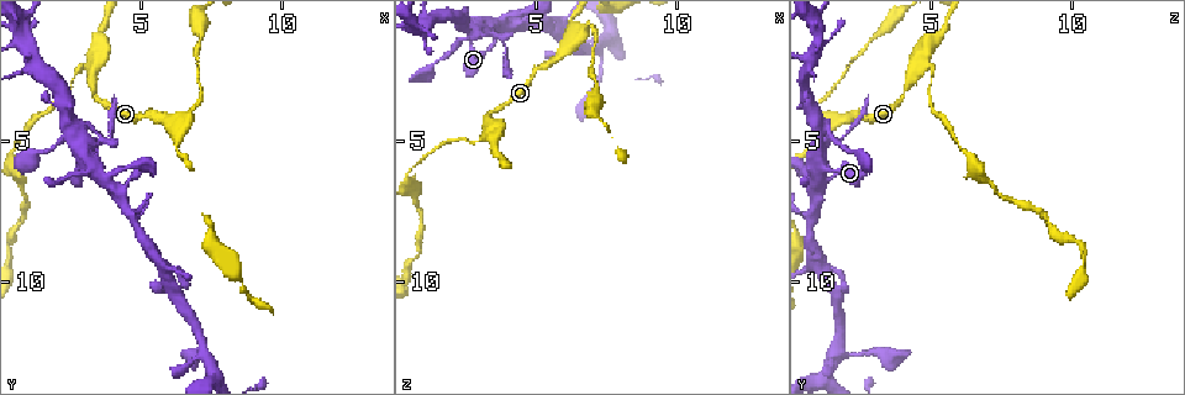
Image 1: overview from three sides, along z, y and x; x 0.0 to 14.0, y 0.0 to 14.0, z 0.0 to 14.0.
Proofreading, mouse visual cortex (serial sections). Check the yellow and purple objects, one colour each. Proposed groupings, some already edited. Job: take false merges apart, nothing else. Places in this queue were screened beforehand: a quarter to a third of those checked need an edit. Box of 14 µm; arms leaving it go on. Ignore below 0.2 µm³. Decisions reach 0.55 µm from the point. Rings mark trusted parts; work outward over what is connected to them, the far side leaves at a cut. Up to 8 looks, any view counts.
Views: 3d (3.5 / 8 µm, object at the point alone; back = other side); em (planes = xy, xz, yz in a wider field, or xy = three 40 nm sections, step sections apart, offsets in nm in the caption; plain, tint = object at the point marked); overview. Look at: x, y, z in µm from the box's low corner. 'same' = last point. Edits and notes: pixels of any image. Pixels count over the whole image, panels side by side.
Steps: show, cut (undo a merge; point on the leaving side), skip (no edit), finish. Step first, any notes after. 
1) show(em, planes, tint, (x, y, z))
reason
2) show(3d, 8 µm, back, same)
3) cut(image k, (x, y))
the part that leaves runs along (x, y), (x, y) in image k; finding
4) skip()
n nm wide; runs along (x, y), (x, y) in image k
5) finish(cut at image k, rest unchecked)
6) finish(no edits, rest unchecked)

show(3d, 3.5 µm, (3.4, 2.4, 4.5))
small branch off a trunk

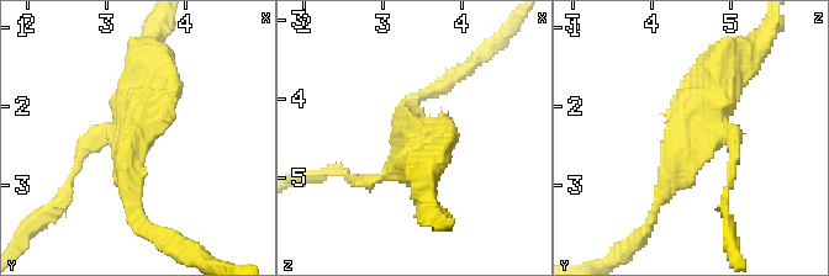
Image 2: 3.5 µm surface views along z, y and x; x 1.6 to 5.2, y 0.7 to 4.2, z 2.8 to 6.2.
show(em, xy, step 3, tint, (3.35, 2.40, 4.60))

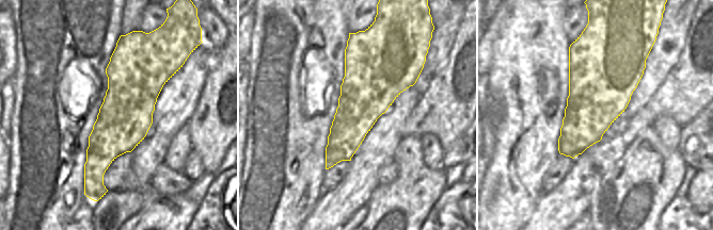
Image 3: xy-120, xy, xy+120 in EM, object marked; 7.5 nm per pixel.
show(em, planes, tint, same)

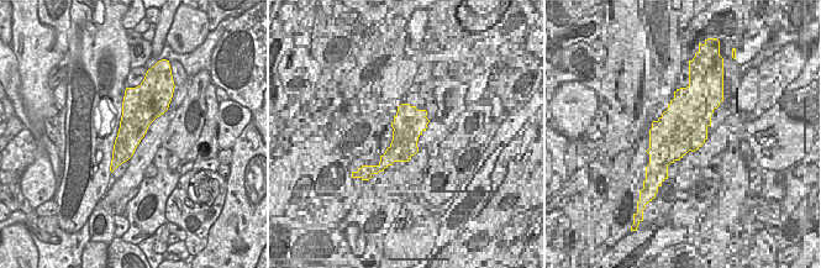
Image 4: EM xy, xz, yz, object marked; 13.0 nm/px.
skip()
runs along (408, 102), (408, 153), (379, 179), (355, 181) in image 2; continuous, no second cell

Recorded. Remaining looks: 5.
show(3d, 3.5 µm, (5.2, 4.1, 2.5))
narrows sharply

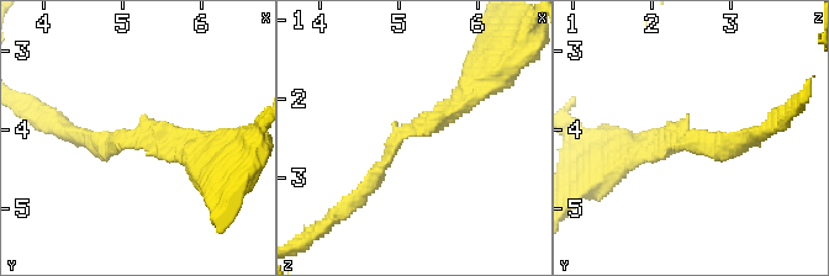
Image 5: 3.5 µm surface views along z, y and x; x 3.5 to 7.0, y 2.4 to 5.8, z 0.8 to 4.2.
show(em, xy, step 3, tint, (5.15, 4.15, 2.40))
arms of 200, 250 nm; need the tissue

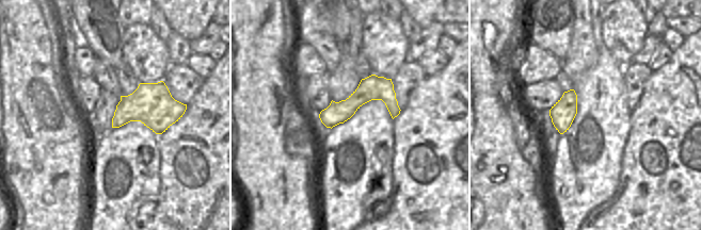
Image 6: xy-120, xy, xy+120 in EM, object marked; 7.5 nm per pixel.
skip()
runs along (388, 81), (323, 119) in image 6; one cell here

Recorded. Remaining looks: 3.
show(3d, 3.5 µm, (7.0, 3.6, 1.0))
sudden change in width

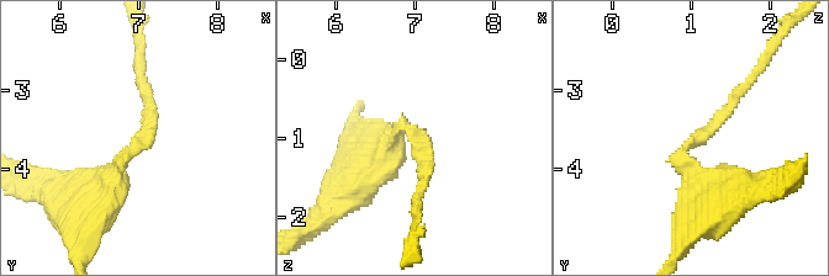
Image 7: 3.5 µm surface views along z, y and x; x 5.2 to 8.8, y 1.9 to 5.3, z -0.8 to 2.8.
show(em, xy, step 1, tint, (6.95, 3.70, 1.00))
arms of 150, 400 nm

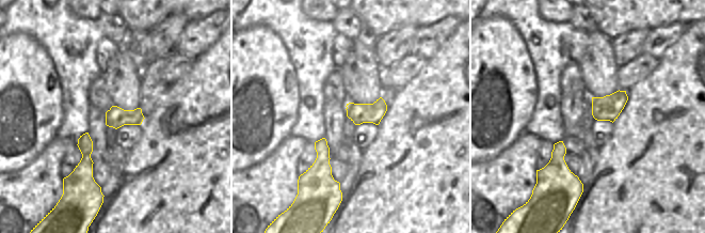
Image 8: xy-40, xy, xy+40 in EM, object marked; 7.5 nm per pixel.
skip()
runs along (103, 185), (148, 128), (144, 86) in image 7; continuous, no second cell

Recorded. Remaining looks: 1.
finish(no edits, rest unchecked)

